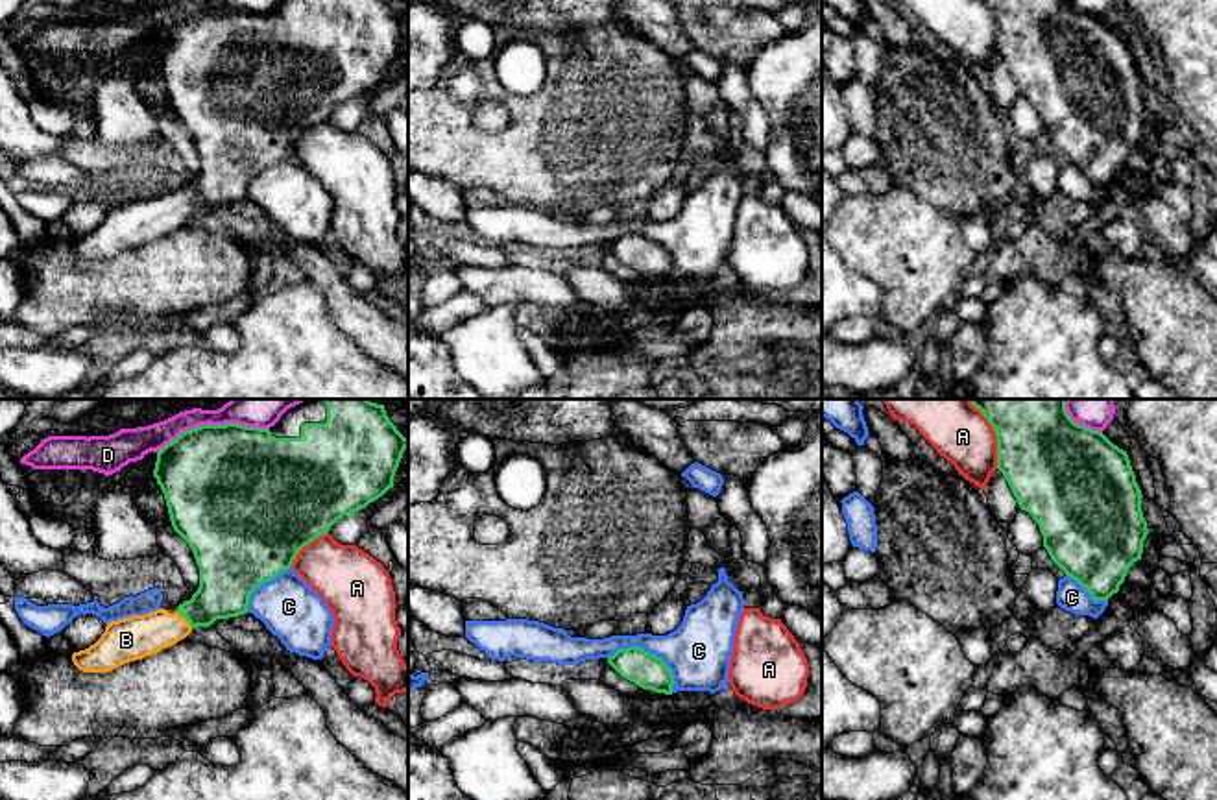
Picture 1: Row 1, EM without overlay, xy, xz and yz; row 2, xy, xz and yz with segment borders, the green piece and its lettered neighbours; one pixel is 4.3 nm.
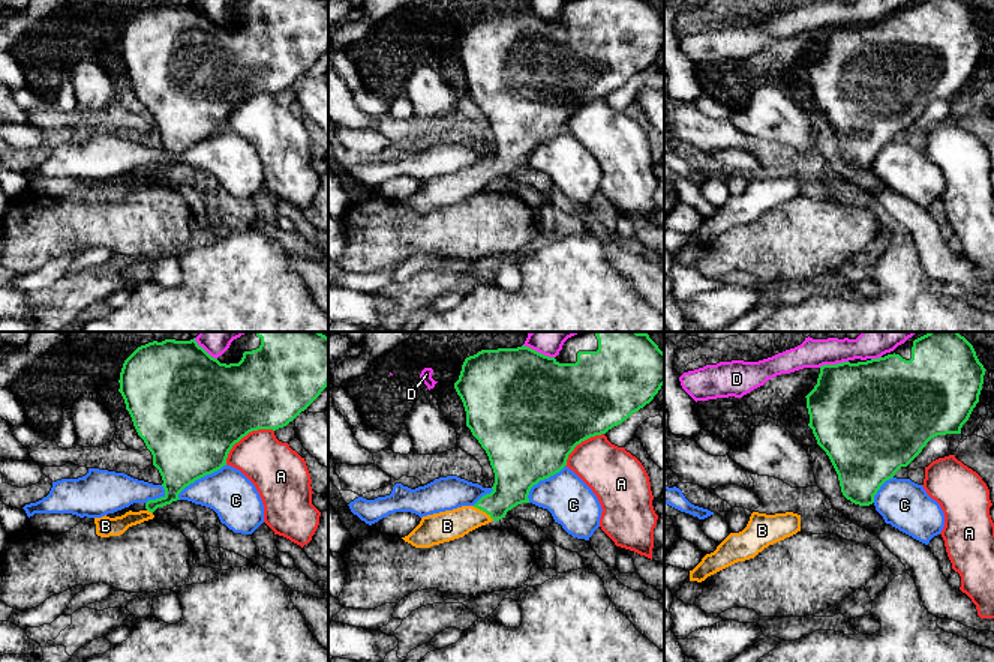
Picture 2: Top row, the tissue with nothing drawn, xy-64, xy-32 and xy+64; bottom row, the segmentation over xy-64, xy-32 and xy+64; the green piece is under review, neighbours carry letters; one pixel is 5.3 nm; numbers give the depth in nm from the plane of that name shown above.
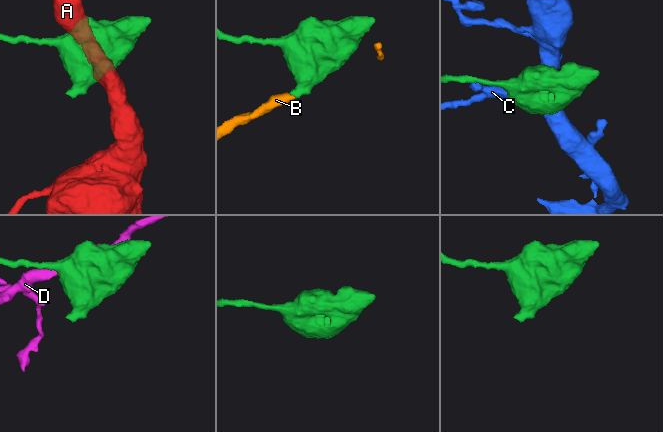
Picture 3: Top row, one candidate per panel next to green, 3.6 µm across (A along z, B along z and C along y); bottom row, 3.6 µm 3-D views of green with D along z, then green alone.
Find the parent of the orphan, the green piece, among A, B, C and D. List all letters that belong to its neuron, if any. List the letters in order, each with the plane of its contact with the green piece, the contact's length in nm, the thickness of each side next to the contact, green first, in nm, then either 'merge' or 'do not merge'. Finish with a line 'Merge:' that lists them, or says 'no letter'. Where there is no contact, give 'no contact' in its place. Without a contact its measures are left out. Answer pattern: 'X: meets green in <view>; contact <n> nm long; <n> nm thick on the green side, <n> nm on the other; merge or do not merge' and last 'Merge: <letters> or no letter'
A: meets green in yz; contact 260 nm long; 400 nm thick on the green side, 240 nm on the other; do not merge
B: meets green in xy; contact 110 nm long; 240 nm thick on the green side, 190 nm on the other; merge
C: meets green in xz; contact 320 nm long; 150 nm thick on the green side, 280 nm on the other; do not merge
D: meets green in xy; contact 500 nm long; 500 nm thick on the green side, 110 nm on the other; do not merge
Merge: B

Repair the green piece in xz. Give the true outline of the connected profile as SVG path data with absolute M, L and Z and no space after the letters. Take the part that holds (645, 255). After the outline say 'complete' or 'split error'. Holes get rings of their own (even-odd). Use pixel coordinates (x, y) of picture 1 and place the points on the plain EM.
M641 233L619 235L608 249L643 275L672 281L674 262L669 251Z; complete

